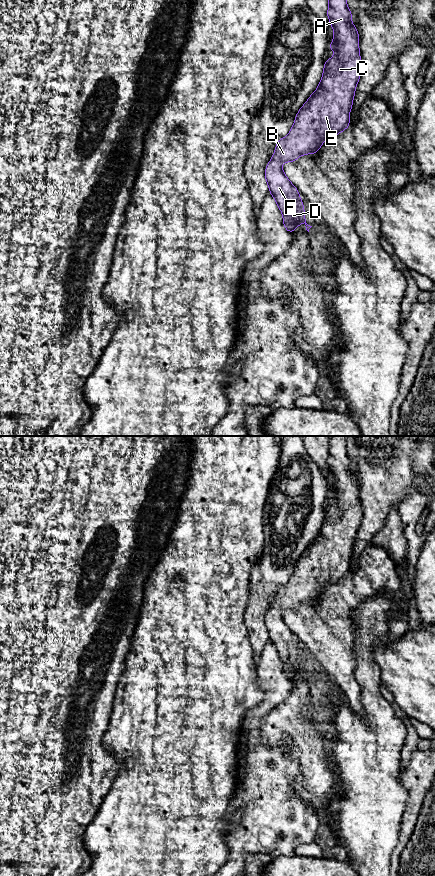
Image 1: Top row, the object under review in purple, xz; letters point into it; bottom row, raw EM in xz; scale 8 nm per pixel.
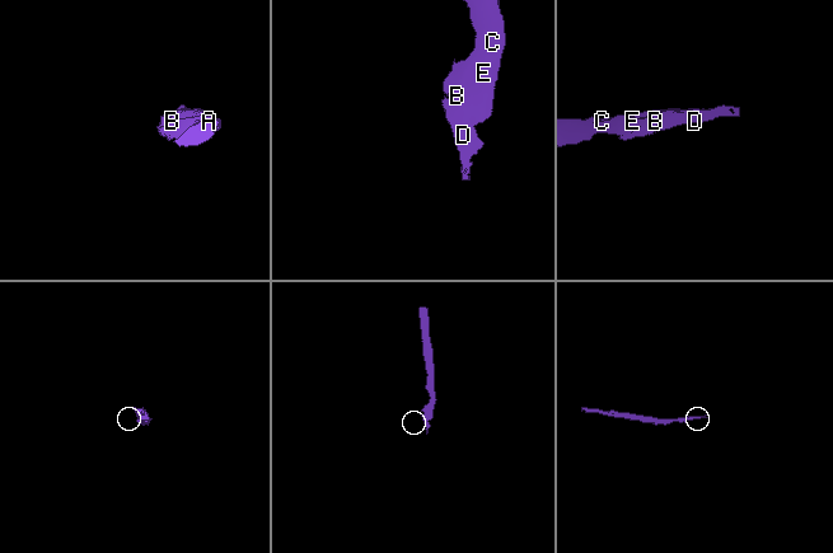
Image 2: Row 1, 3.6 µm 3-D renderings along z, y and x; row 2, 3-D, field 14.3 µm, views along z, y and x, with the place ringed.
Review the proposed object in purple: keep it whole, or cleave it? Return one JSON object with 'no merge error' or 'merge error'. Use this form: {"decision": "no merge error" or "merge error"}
{"decision": "no merge error"}

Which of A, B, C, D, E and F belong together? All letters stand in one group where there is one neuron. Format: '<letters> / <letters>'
A B C D E F

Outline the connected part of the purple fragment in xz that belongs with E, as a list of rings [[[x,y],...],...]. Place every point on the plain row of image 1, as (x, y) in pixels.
[[[329,436],[327,464],[334,477],[334,491],[328,490],[328,497],[333,497],[336,503],[324,510],[317,538],[298,559],[289,582],[278,588],[273,606],[265,617],[270,643],[278,652],[284,675],[290,681],[302,670],[308,680],[312,674],[306,671],[299,640],[284,622],[281,612],[295,610],[305,602],[315,602],[325,587],[336,584],[350,572],[349,562],[362,510],[359,482],[347,455],[347,437]]]

